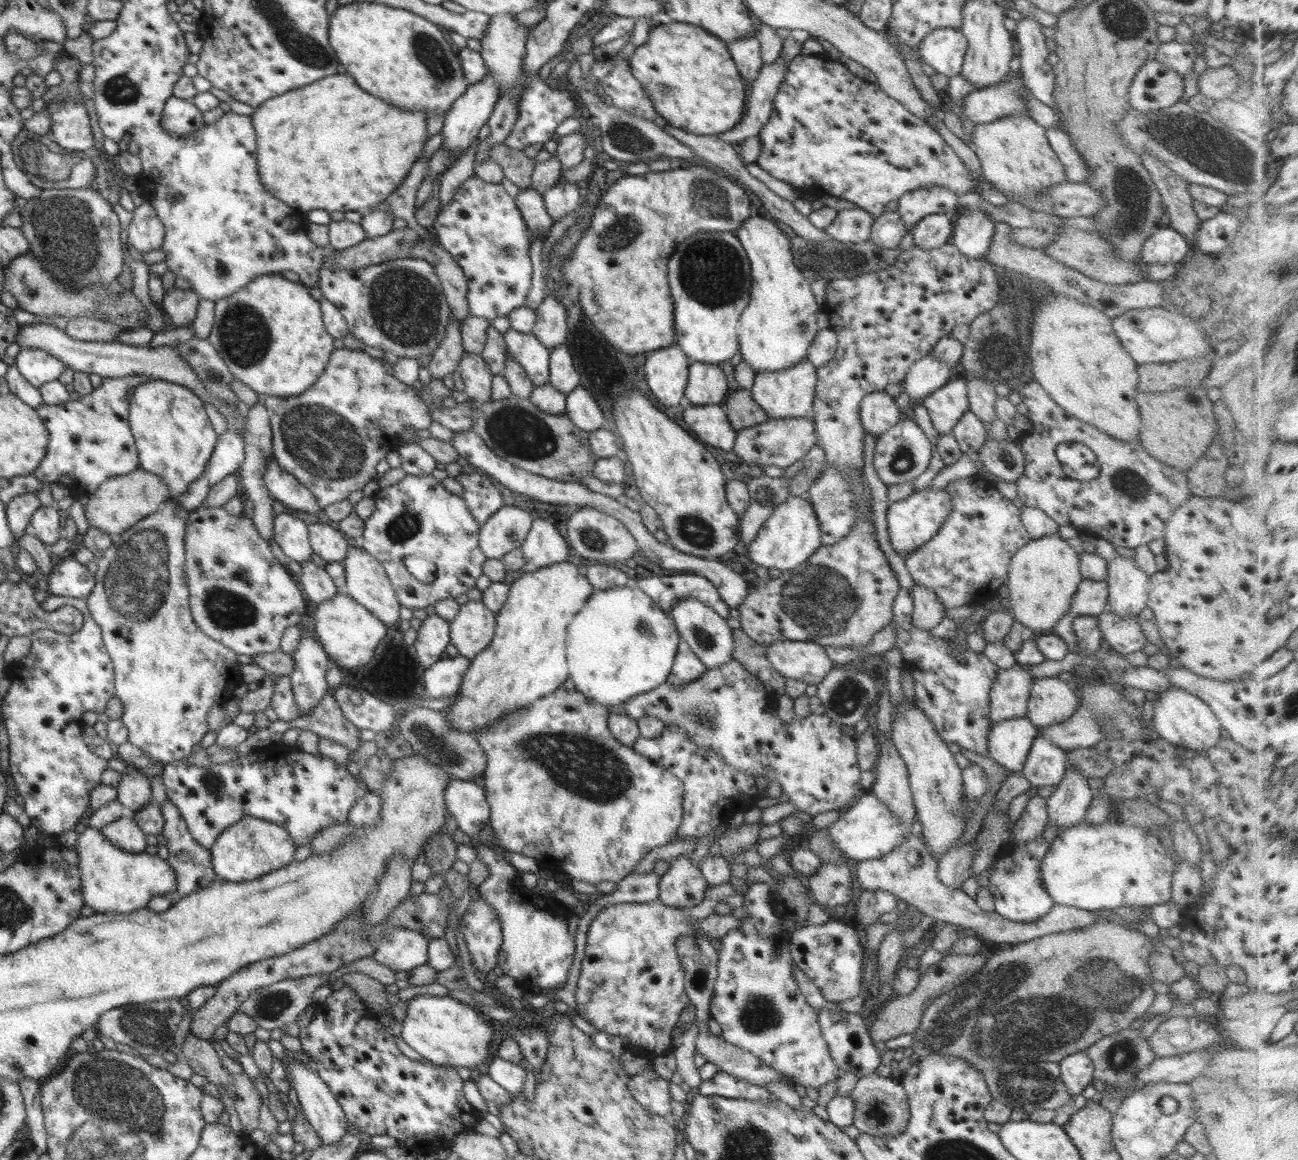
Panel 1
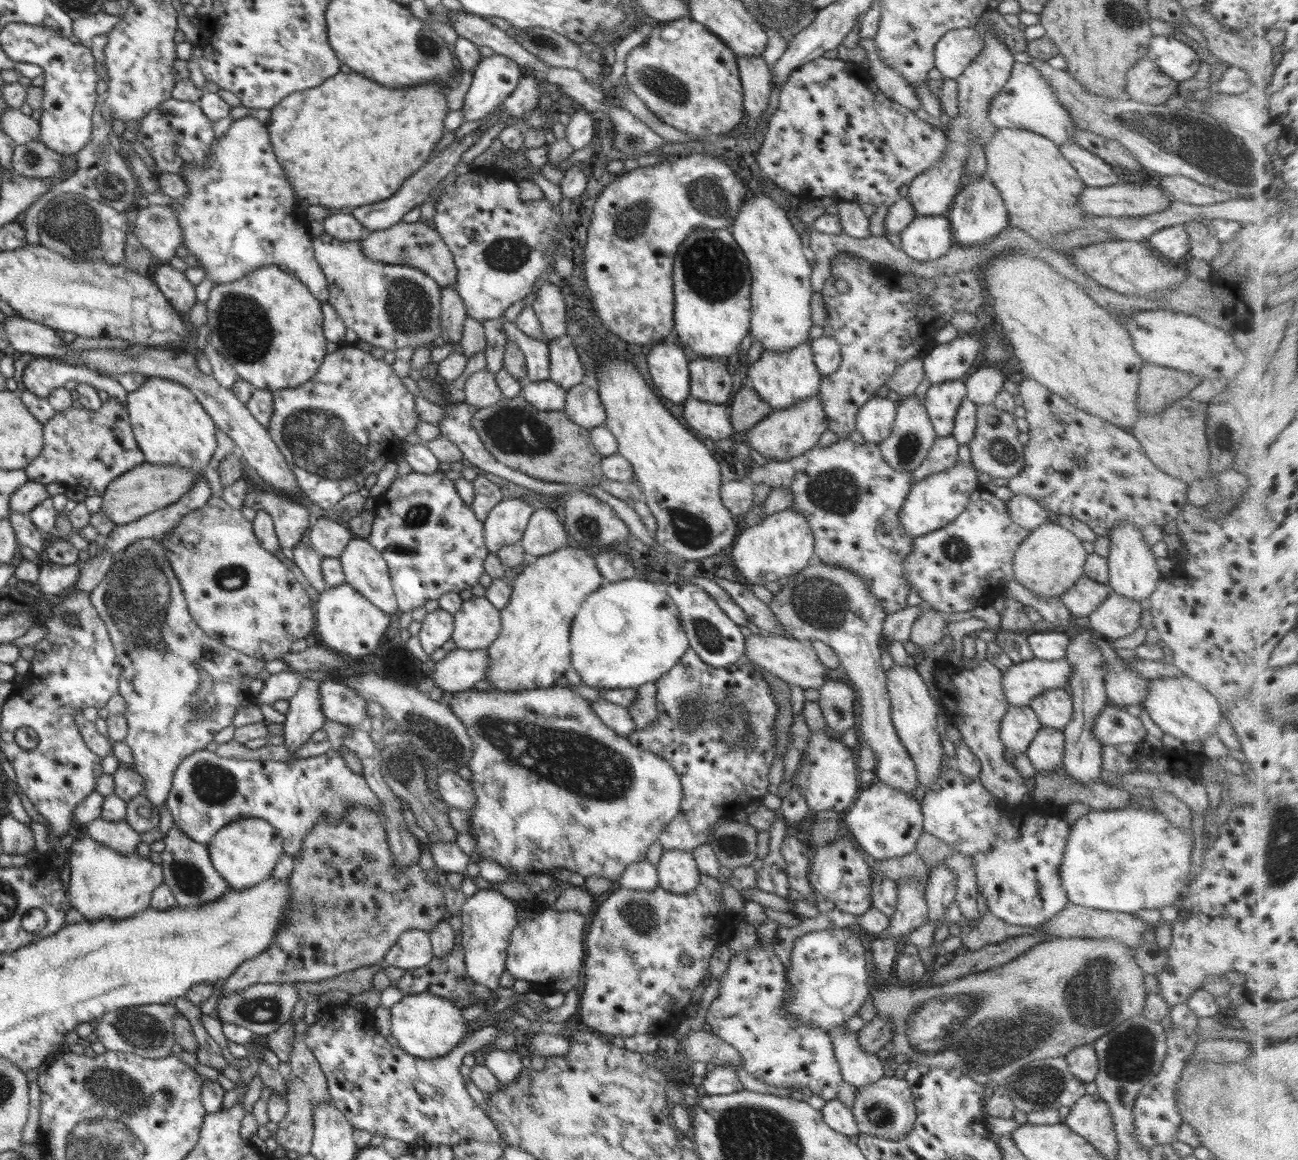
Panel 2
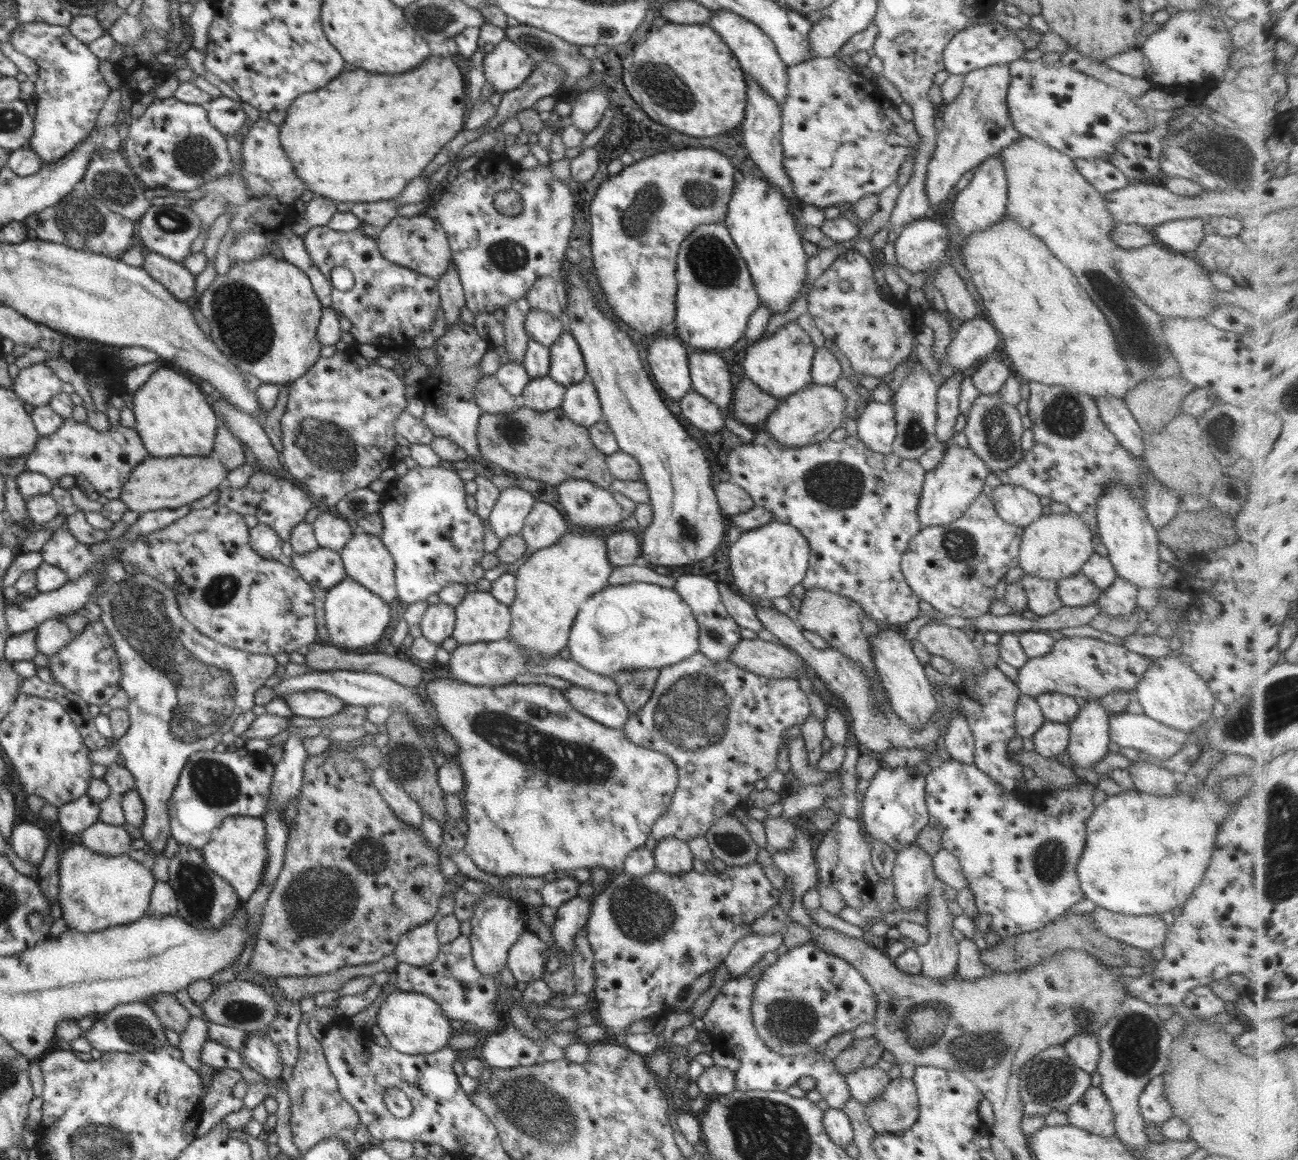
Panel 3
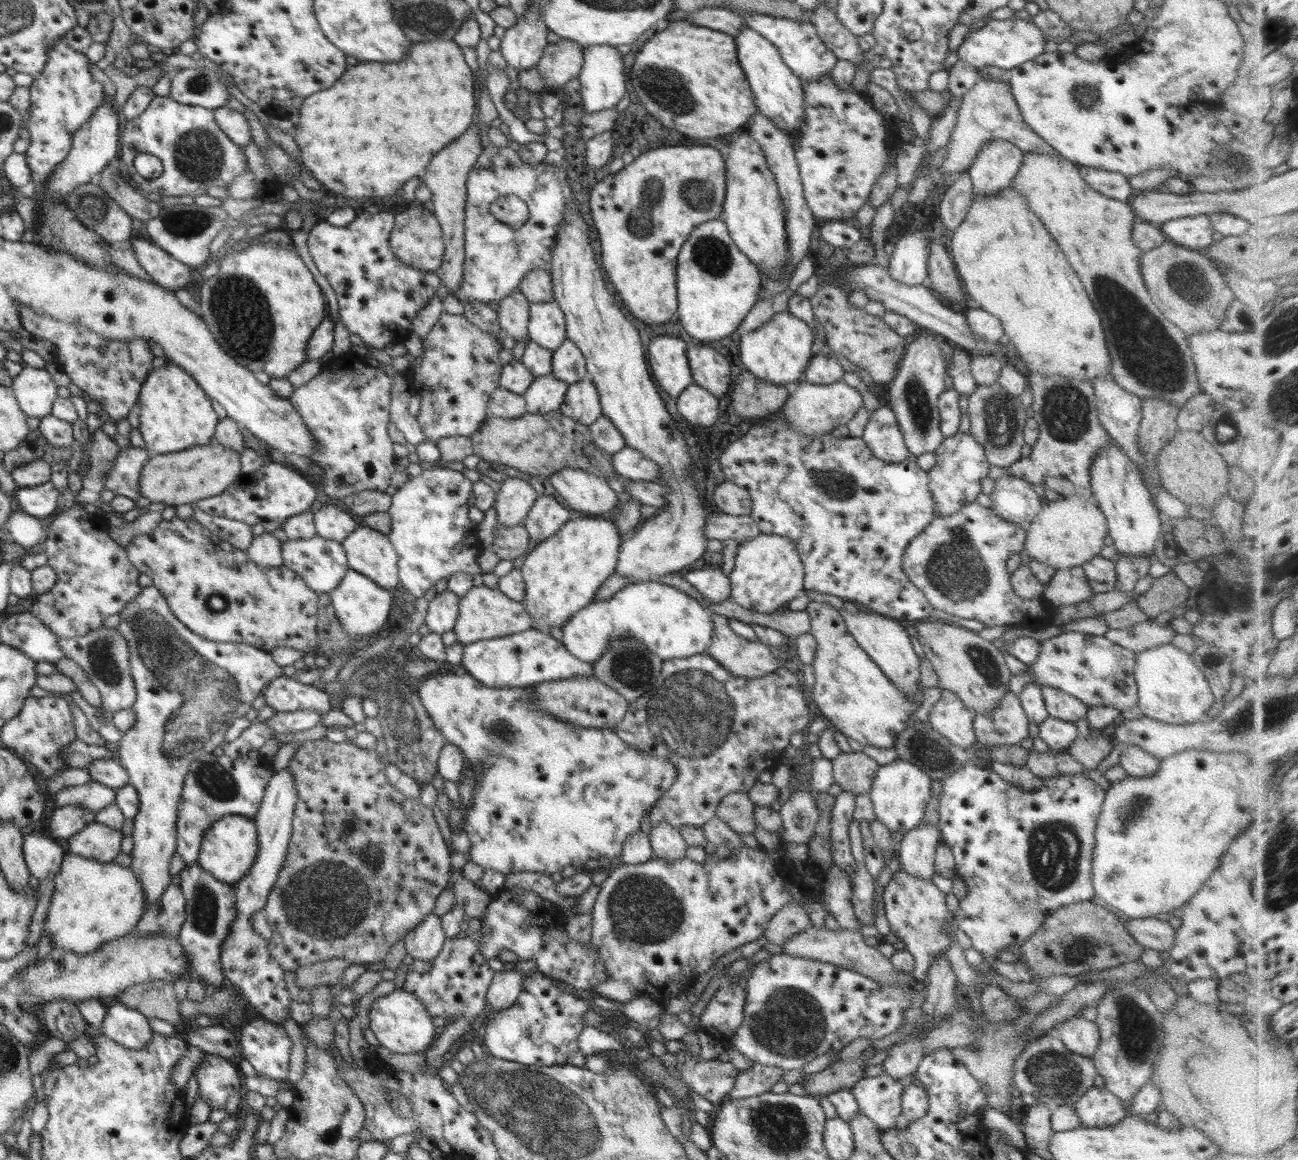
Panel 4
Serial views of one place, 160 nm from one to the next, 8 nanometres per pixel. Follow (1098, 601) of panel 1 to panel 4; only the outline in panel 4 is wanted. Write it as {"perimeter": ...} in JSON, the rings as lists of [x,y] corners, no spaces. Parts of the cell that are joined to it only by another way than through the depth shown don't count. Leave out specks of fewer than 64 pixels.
{"perimeter":[[[1082,567],[1055,570],[1055,575],[1043,590],[1044,598],[1056,608],[1062,604],[1082,603],[1093,597]]]}

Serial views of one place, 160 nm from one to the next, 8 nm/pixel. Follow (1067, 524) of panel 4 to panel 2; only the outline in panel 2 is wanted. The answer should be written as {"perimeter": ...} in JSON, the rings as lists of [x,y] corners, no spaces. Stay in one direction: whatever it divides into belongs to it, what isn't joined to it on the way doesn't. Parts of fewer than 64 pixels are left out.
{"perimeter":[[[1052,520],[1031,530],[1028,538],[1020,544],[1013,558],[1013,571],[1015,579],[1029,591],[1045,599],[1061,597],[1084,575],[1086,559],[1082,541]]]}

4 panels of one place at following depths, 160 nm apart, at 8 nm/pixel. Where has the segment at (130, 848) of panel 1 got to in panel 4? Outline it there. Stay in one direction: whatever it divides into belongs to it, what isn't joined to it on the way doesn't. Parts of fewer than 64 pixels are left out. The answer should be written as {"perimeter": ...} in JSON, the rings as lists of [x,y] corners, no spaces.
{"perimeter":[[[94,822],[68,839],[68,852],[100,862],[113,862],[121,852],[122,837],[122,831]]]}

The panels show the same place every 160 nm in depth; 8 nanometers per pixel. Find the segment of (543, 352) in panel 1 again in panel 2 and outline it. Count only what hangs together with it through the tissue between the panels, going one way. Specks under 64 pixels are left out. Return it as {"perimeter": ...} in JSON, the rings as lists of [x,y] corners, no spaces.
{"perimeter":[[[503,320],[502,327],[525,356],[528,381],[541,381],[549,378],[548,341],[532,338],[518,328],[516,322]]]}

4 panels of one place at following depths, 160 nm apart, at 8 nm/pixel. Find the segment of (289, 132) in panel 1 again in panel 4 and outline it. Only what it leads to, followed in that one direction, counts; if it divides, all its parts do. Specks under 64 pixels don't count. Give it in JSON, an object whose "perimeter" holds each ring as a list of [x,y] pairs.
{"perimeter":[[[438,39],[435,41],[426,41],[421,43],[412,43],[410,45],[408,56],[400,62],[392,64],[378,64],[378,62],[363,62],[356,66],[349,66],[344,73],[330,88],[319,90],[310,96],[307,96],[299,110],[300,121],[295,125],[291,133],[294,140],[300,148],[300,160],[302,160],[306,169],[318,182],[321,182],[323,190],[331,194],[333,199],[338,199],[342,203],[348,203],[355,200],[382,200],[384,196],[392,196],[396,190],[402,188],[402,185],[414,176],[421,176],[423,170],[431,162],[431,158],[444,148],[448,143],[456,140],[461,134],[466,132],[478,114],[478,105],[476,105],[476,96],[474,96],[474,77],[470,66],[466,64],[461,51],[461,46],[452,39]]]}

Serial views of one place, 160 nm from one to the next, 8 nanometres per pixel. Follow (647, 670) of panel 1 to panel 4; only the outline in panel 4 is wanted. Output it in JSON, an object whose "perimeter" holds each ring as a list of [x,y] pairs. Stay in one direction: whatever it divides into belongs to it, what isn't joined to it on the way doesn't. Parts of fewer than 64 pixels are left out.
{"perimeter":[[[660,581],[630,582],[614,596],[597,600],[575,612],[562,626],[566,650],[582,662],[593,664],[612,639],[634,639],[663,661],[706,653],[713,637],[711,612],[684,591]]]}

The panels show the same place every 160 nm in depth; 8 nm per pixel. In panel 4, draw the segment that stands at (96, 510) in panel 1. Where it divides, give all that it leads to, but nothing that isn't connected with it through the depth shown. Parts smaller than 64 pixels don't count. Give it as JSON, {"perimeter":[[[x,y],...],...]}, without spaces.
{"perimeter":[[[214,439],[208,446],[194,447],[168,454],[153,454],[140,473],[140,494],[152,502],[164,502],[177,507],[218,496],[242,475],[240,456]]]}

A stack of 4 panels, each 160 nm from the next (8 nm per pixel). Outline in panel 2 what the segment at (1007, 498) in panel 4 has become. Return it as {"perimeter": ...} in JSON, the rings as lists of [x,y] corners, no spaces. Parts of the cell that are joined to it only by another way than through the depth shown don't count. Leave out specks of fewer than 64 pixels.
{"perimeter":[[[1014,495],[1007,500],[1007,515],[1029,531],[1052,521],[1048,510],[1042,508],[1033,498],[1024,495]]]}

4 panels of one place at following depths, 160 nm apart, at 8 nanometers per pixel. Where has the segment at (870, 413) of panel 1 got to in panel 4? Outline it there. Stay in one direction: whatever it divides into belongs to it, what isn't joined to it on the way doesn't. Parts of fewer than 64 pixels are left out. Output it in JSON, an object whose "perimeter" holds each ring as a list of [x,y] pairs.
{"perimeter":[[[884,404],[871,413],[861,440],[864,440],[874,456],[889,465],[900,464],[912,457],[904,446],[904,438],[900,433],[894,412]]]}

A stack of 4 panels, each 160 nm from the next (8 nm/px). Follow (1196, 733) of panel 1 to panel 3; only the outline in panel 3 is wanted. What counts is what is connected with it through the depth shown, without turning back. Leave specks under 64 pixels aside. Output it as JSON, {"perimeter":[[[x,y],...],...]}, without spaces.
{"perimeter":[[[1175,653],[1157,659],[1151,659],[1148,670],[1142,675],[1137,688],[1134,690],[1146,716],[1175,728],[1177,731],[1190,733],[1204,726],[1210,715],[1219,712],[1218,700],[1200,678],[1187,664],[1184,664]]]}

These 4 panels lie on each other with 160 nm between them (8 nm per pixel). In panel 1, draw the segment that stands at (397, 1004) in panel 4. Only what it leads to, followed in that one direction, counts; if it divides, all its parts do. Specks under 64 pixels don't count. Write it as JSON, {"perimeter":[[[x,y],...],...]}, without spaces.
{"perimeter":[[[420,995],[407,1001],[406,1018],[402,1024],[402,1040],[431,1063],[471,1069],[488,1058],[490,1041],[499,1024],[484,1020],[470,1005],[449,995]]]}

